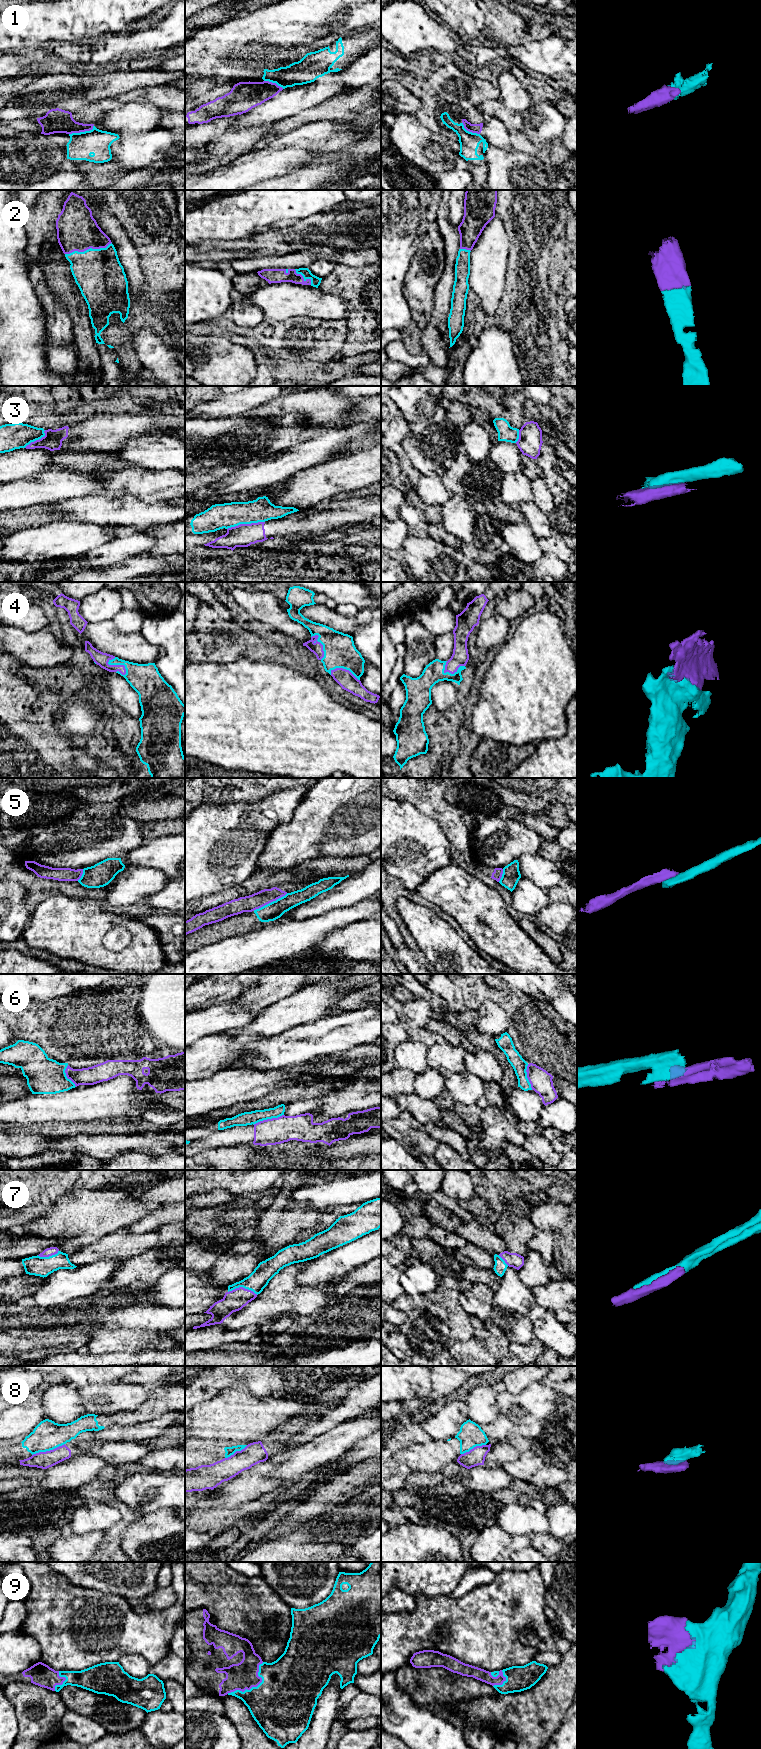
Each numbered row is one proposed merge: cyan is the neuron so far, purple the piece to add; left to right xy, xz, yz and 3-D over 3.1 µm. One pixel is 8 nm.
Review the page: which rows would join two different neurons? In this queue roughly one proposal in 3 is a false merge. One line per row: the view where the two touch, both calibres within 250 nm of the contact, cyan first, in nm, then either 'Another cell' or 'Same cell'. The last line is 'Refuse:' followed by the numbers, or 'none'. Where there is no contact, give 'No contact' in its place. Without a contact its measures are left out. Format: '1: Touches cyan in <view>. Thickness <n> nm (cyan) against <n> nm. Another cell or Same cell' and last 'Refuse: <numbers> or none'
1: Touches cyan in xy. Thickness 220 nm (cyan) against 190 nm. Another cell
2: Touches cyan in xy. Thickness 380 nm (cyan) against 320 nm. Same cell
3: Touches cyan in xz. Thickness 200 nm (cyan) against 190 nm. Another cell
4: Touches cyan in xy. Thickness 240 nm (cyan) against 110 nm. Same cell
5: Touches cyan in xz. Thickness 140 nm (cyan) against 130 nm. Another cell
6: Touches cyan in xz. Thickness 110 nm (cyan) against 220 nm. Another cell
7: Touches cyan in xz. Thickness 160 nm (cyan) against 170 nm. Same cell
8: Touches cyan in xy. Thickness 240 nm (cyan) against 140 nm. Another cell
9: Touches cyan in xz. Thickness 480 nm (cyan) against 220 nm. Same cell
Refuse: 1, 3, 5, 6, 8

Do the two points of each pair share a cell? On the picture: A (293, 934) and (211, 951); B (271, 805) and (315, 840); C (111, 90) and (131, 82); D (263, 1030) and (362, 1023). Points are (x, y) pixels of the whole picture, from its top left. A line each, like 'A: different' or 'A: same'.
A: same
B: different
C: same
D: different

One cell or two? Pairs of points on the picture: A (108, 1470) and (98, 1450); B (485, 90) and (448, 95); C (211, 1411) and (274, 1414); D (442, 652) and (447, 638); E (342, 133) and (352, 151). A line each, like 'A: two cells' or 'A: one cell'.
A: two cells
B: one cell
C: one cell
D: one cell
E: two cells

